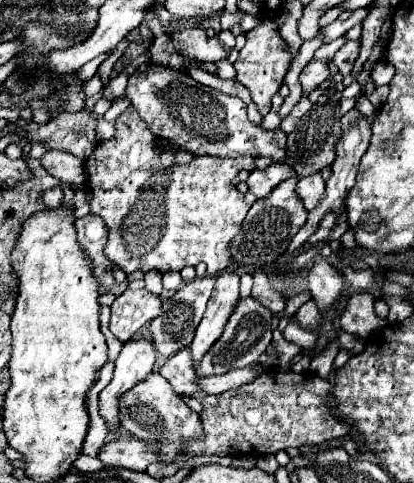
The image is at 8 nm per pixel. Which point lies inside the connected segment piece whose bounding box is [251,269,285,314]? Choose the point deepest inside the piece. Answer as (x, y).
(263, 290)

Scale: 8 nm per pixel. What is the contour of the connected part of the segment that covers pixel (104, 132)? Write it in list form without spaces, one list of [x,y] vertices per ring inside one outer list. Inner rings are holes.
[[[99,118],[96,128],[96,138],[99,142],[109,140],[115,135],[114,123],[106,121],[104,118]]]

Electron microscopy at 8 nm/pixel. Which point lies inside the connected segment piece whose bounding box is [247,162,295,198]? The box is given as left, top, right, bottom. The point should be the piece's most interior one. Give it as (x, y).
(261, 182)

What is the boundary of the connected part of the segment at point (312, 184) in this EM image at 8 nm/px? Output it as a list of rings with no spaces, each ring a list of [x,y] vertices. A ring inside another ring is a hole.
[[[319,172],[301,178],[301,180],[297,182],[297,188],[295,188],[299,200],[303,202],[303,206],[305,206],[307,210],[313,210],[313,208],[319,204],[321,196],[323,196],[323,190],[325,190],[325,180],[321,178]]]

